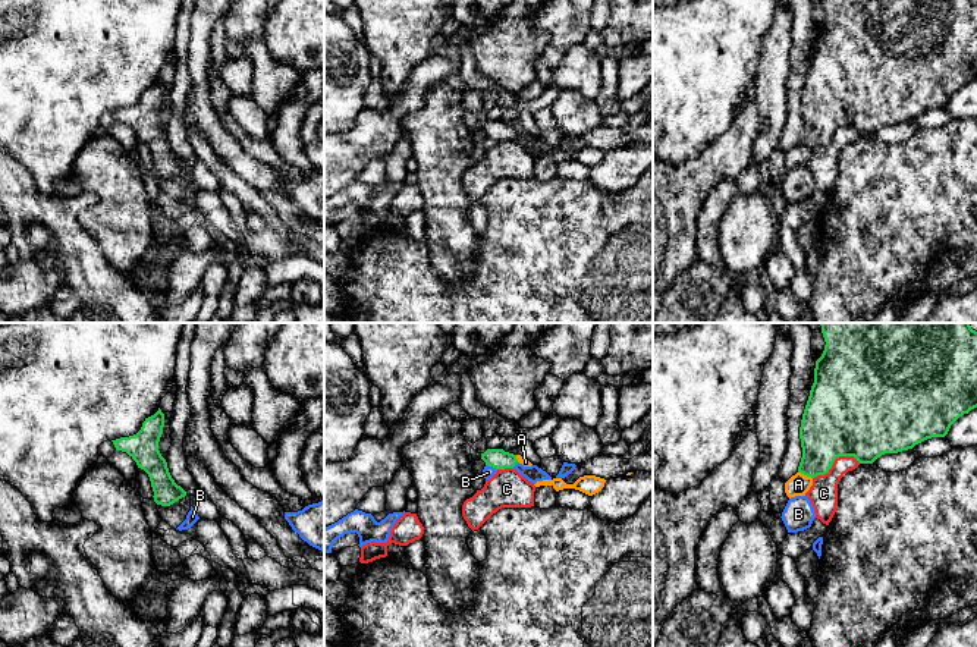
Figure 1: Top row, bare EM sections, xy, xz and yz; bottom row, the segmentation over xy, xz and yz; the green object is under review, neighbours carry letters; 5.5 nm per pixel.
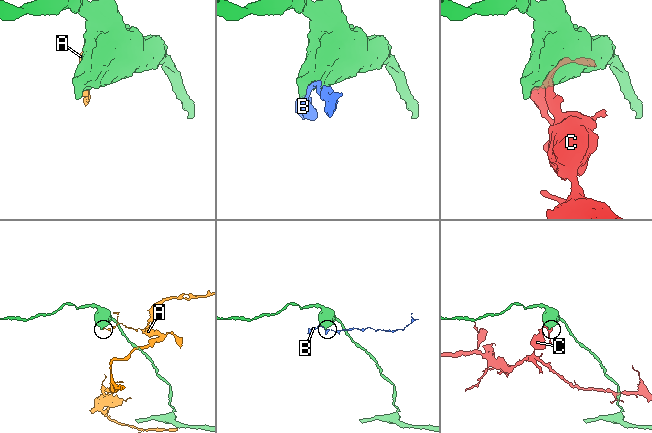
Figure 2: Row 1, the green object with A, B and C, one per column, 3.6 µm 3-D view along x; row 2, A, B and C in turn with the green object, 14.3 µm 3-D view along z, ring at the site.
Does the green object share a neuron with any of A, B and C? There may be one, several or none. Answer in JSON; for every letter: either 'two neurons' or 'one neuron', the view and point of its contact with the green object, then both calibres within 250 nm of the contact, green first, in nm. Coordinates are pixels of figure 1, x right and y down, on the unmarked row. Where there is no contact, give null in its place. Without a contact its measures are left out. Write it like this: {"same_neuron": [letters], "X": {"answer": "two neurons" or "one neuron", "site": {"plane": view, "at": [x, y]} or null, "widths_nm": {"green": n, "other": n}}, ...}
{"same_neuron": [], "A": {"answer": "two neurons", "site": {"plane": "yz", "at": [806, 145]}, "widths_nm": {"green": 280, "other": 120}}, "B": {"answer": "two neurons", "site": {"plane": "xz", "at": [492, 137]}, "widths_nm": {"green": 110, "other": 70}}, "C": {"answer": "two neurons", "site": {"plane": "yz", "at": [833, 132]}, "widths_nm": {"green": 440, "other": 160}}}

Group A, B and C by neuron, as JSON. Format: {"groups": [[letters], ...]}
{"groups": [["A"], ["B"], ["C"]]}

